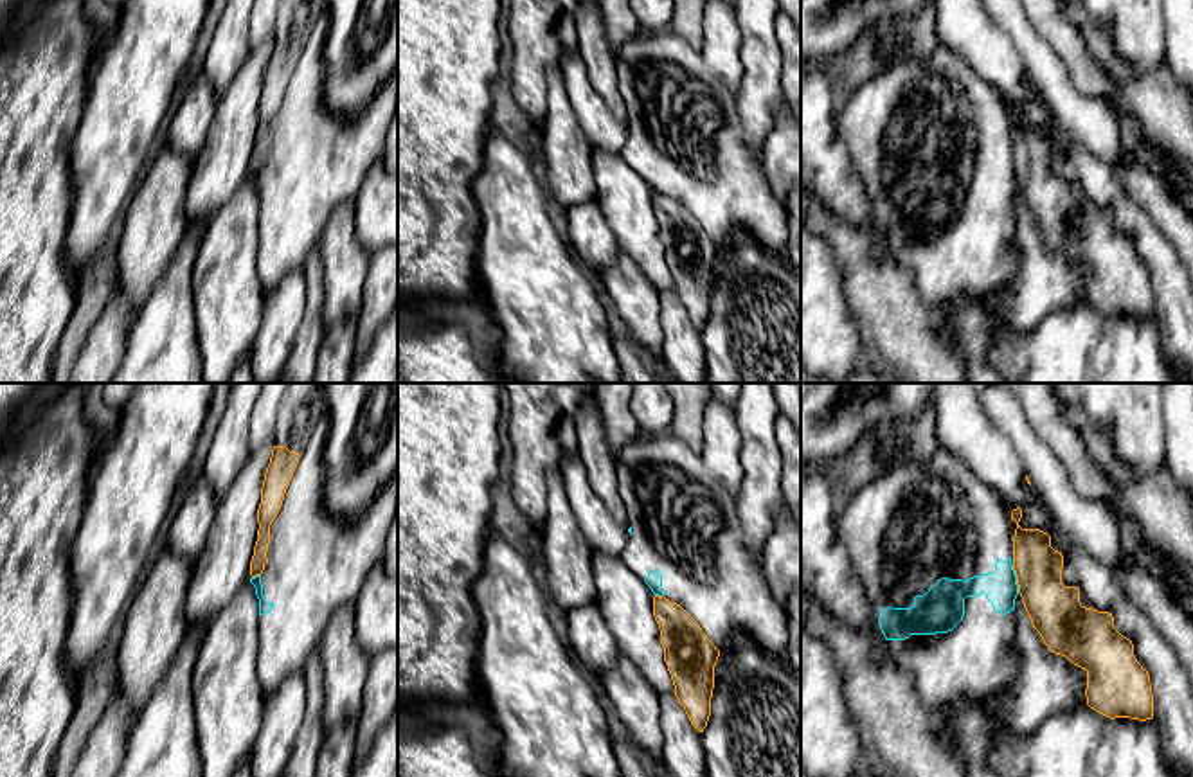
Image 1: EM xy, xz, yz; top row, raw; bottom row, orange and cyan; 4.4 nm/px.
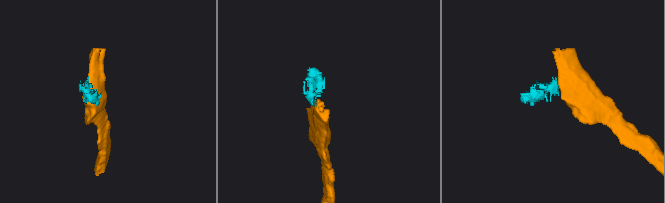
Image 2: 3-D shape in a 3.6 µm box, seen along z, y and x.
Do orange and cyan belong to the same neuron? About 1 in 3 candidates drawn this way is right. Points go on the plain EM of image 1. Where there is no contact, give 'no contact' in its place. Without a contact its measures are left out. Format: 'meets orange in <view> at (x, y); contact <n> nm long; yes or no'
meets orange in yz at (1017, 177); contact 130 nm long; no

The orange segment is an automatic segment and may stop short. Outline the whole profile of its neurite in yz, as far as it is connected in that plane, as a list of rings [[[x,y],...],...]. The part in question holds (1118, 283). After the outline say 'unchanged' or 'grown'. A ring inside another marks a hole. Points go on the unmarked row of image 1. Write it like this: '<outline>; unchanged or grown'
[[[1013,106],[1013,167],[1033,225],[1051,250],[1087,268],[1090,306],[1110,317],[1152,317],[1150,272],[1137,259],[1132,237],[1116,227],[1112,210],[1080,200],[1080,187],[1062,180],[1063,153],[1051,144],[1051,133],[1022,126],[1020,115],[1022,106]]]; unchanged

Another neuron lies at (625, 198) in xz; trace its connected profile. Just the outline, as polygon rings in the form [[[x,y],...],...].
[[[608,151],[592,153],[592,173],[596,201],[619,252],[632,257],[659,293],[671,291],[675,282],[664,259],[651,185],[621,155]]]

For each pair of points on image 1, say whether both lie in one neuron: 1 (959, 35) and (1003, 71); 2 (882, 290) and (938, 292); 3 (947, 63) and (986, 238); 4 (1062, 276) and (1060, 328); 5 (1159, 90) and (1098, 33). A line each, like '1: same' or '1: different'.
1: same
2: different
3: same
4: different
5: same

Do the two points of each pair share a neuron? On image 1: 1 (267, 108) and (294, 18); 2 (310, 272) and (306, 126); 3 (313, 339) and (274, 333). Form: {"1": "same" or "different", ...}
{"1": "same", "2": "different", "3": "different"}

